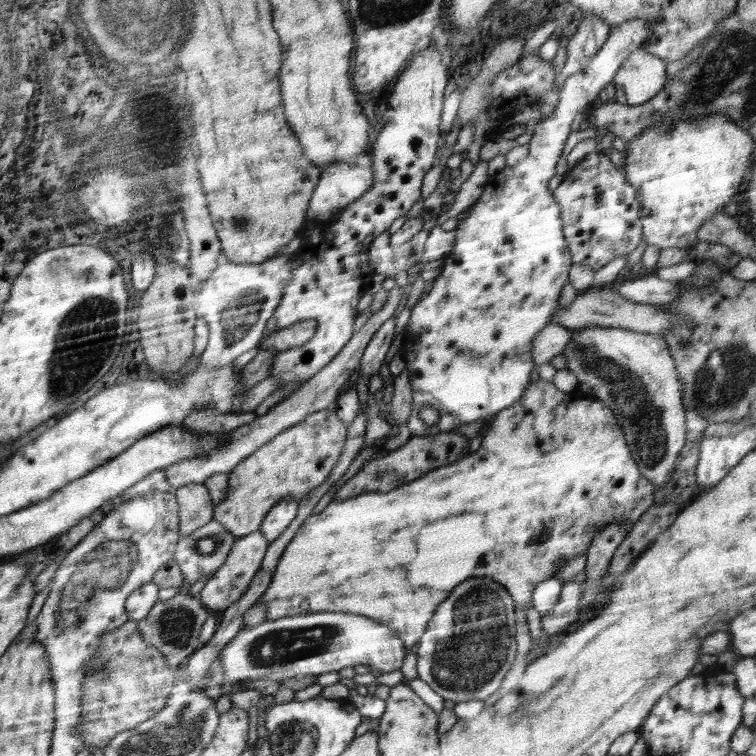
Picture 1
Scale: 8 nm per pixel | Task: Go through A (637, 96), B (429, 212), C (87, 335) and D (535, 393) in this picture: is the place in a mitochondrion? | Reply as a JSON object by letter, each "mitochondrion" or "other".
{"A":"other","B":"other","C":"mitochondrion","D":"other"}

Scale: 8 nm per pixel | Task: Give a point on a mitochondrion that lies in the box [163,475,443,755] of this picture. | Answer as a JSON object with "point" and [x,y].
{"point":[276,648]}

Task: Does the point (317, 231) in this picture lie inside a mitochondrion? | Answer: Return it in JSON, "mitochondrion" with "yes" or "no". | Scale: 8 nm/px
{"mitochondrion":"no"}

